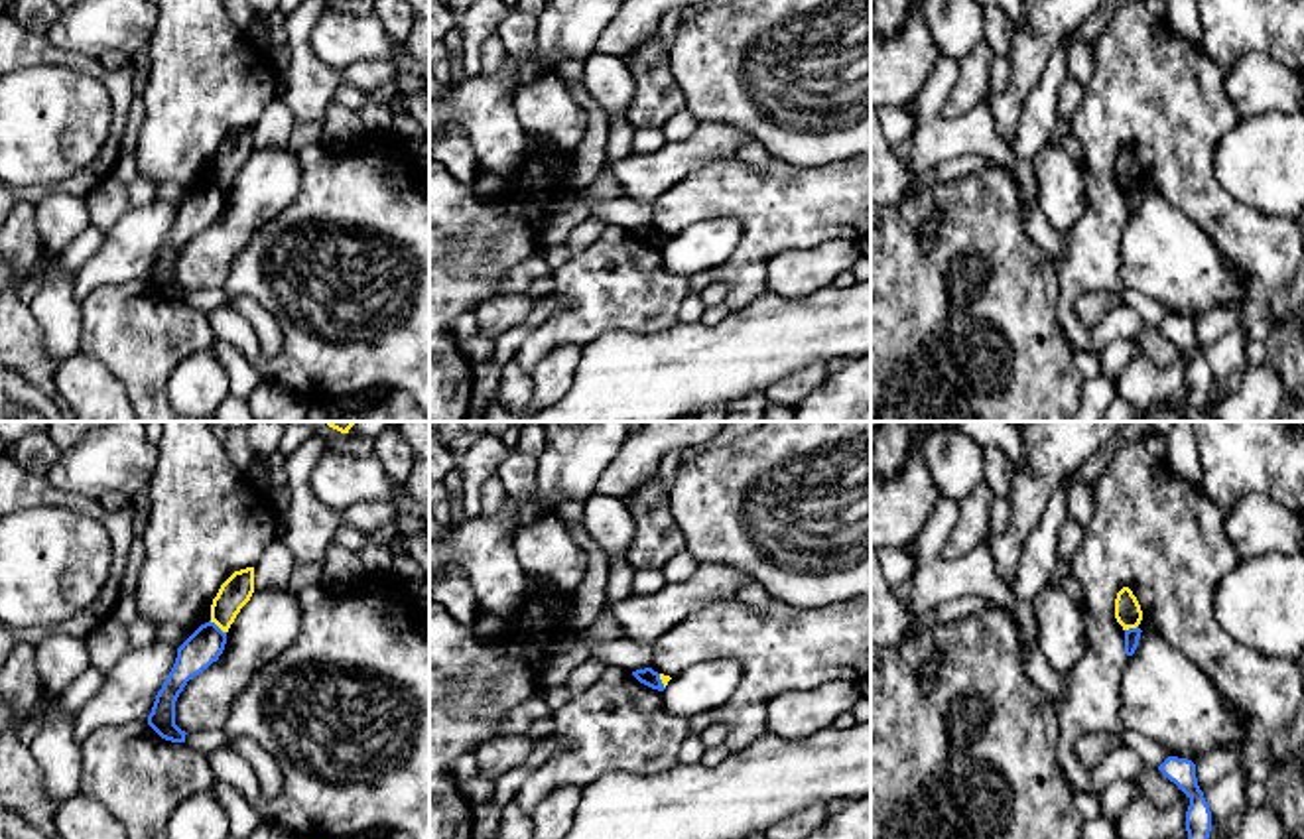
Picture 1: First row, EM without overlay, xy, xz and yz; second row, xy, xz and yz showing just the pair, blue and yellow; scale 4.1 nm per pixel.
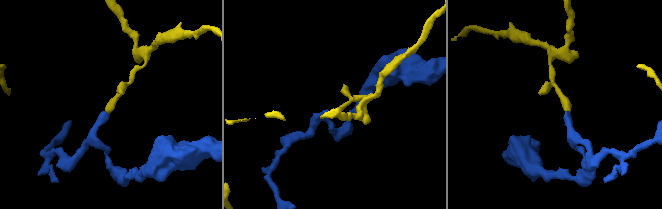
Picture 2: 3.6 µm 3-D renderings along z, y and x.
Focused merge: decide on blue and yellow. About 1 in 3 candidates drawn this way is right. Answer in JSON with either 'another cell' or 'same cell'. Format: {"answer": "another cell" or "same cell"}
{"answer": "another cell"}

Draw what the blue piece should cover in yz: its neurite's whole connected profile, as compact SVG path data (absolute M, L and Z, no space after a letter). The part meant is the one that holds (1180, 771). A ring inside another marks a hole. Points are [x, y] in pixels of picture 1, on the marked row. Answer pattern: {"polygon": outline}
{"polygon": "M1168 756L1158 770L1190 798L1186 811L1188 839L1209 839L1211 811L1198 786L1196 764L1188 758Z"}

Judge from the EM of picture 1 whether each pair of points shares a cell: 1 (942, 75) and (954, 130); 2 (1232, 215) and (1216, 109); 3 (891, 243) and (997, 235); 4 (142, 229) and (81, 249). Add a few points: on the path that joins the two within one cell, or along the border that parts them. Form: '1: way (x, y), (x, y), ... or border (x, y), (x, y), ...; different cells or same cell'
1: way (936, 91), (932, 97), (932, 117), (938, 123); same cell
2: way (1206, 190), (1200, 184), (1200, 134); same cell
3: way (916, 260), (942, 260), (960, 247), (972, 247); same cell
4: border (107, 233), (101, 247), (75, 274); different cells

